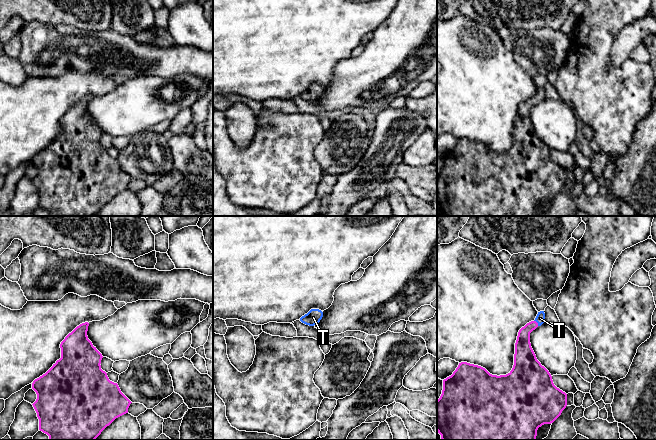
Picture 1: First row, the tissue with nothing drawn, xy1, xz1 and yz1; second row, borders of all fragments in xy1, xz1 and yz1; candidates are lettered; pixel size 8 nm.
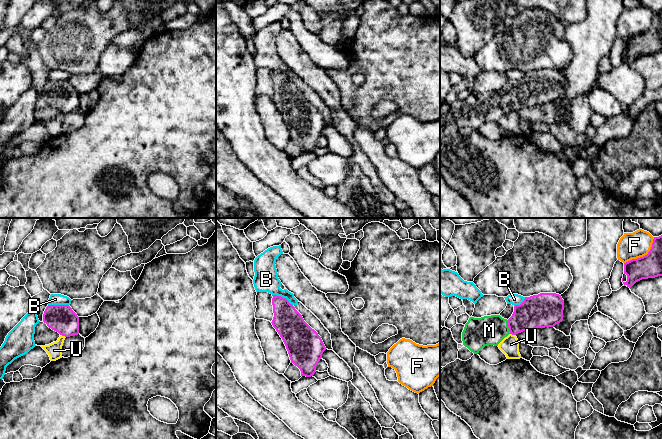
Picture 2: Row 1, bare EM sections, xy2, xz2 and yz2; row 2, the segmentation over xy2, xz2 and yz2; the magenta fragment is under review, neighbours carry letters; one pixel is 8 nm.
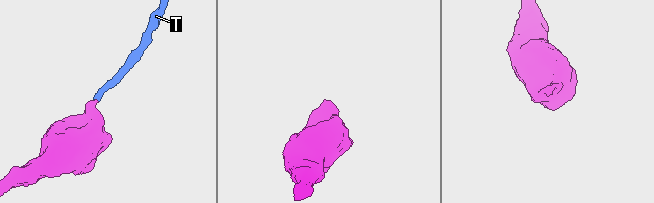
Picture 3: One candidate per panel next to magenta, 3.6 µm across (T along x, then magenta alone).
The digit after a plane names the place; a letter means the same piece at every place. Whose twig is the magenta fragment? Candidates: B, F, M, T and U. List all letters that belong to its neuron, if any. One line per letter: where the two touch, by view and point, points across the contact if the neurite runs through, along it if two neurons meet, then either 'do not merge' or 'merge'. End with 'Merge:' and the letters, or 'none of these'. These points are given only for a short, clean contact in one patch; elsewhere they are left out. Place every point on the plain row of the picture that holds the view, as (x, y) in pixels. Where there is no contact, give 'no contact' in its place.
B: meets magenta in xz2 at (282, 73); border along xz2 (272, 70), (284, 73), (292, 81); do not merge
F: meets magenta in yz2 at (643, 32); do not merge
M: meets magenta in yz2 at (508, 102); runs through yz2 (534, 88), (514, 101), (508, 102), (489, 106); merge
T: meets magenta in yz1 at (537, 99); runs through yz1 (523, 126), (523, 111), (537, 99), (540, 94); merge
U: meets magenta in xy2 at (63, 111); border along xy2 (60, 110), (65, 113); do not merge
Merge: M, T

